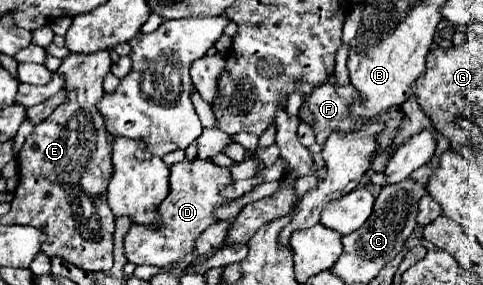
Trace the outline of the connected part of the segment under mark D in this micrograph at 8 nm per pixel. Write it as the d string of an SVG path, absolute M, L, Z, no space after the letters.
M183 159L181 163L175 163L171 167L171 193L169 197L161 203L161 227L155 231L153 227L147 225L135 225L129 229L125 235L125 255L131 263L135 265L157 265L165 267L173 261L183 259L193 251L195 239L199 233L203 233L209 225L215 223L213 211L227 203L225 197L219 195L219 189L227 187L231 183L229 169L213 165L209 159L195 159L187 161Z

